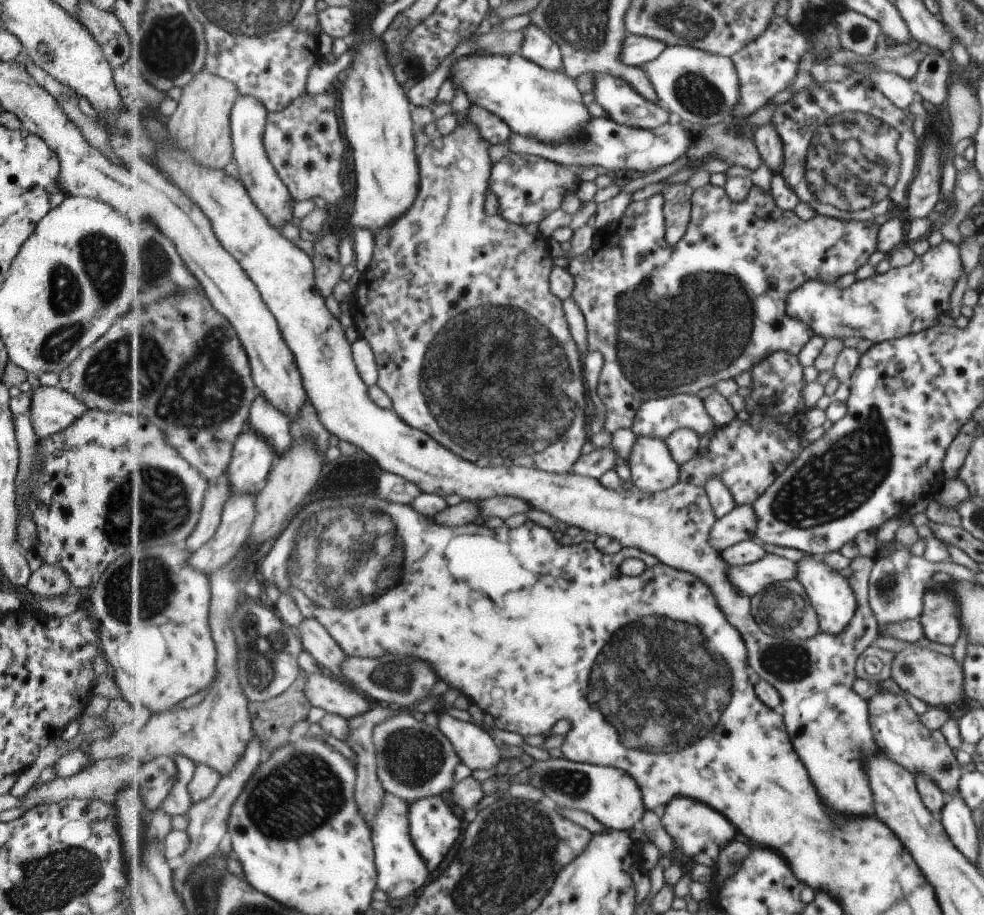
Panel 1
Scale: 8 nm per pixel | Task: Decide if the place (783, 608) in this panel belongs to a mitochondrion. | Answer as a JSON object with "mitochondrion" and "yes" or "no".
{"mitochondrion":"yes"}

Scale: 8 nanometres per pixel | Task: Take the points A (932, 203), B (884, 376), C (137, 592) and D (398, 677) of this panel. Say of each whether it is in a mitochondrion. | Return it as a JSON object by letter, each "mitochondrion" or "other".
{"A":"other","B":"other","C":"mitochondrion","D":"mitochondrion"}

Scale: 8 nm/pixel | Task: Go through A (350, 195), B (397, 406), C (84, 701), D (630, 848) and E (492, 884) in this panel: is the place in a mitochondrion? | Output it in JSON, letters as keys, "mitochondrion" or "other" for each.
{"A":"other","B":"other","C":"other","D":"other","E":"mitochondrion"}

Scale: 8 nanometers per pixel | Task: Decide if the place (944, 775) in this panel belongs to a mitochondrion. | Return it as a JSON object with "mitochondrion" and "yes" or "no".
{"mitochondrion":"no"}

